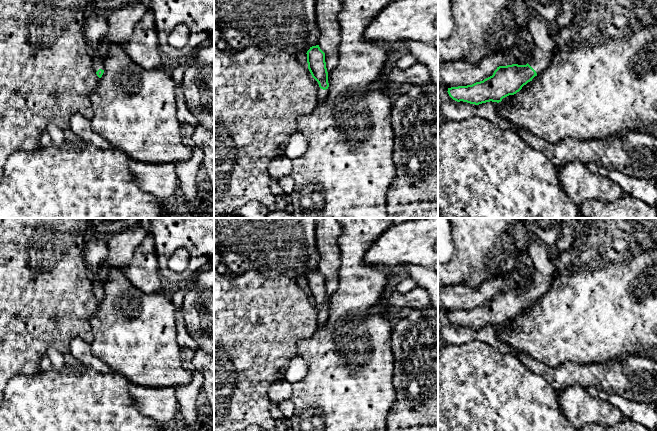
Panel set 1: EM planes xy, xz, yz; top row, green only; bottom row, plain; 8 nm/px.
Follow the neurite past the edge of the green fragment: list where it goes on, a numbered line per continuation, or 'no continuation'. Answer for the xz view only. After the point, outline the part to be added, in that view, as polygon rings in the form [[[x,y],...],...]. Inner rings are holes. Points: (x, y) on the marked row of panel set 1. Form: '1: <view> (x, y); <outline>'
1: xz (322, 94); [[[320,87],[318,88],[318,103],[323,102],[328,96],[328,89],[323,90]]]

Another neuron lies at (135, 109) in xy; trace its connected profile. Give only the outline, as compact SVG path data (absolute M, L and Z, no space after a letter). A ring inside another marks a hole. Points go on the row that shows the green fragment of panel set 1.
M112 44L103 58L104 73L90 94L94 112L92 129L113 148L127 153L132 160L162 164L187 161L192 147L184 142L177 118L176 85L170 71L147 70L132 60L121 45Z

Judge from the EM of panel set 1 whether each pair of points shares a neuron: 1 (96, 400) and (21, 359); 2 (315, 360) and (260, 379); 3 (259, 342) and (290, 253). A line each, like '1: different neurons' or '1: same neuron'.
1: different neurons
2: different neurons
3: different neurons

